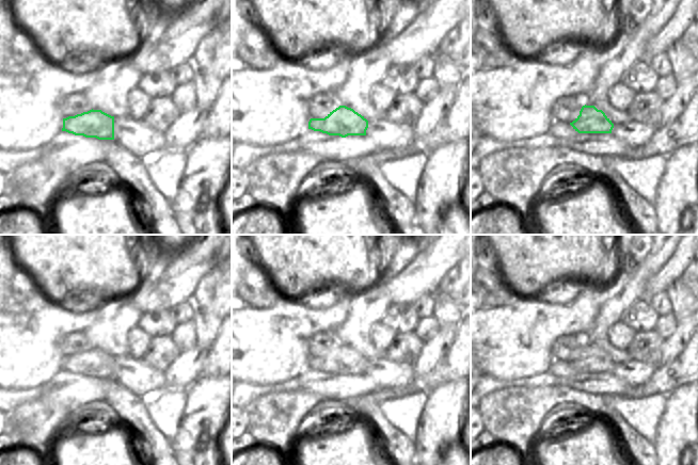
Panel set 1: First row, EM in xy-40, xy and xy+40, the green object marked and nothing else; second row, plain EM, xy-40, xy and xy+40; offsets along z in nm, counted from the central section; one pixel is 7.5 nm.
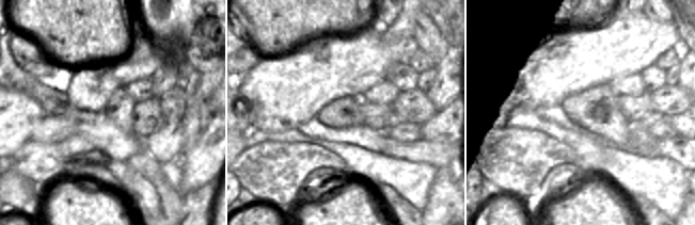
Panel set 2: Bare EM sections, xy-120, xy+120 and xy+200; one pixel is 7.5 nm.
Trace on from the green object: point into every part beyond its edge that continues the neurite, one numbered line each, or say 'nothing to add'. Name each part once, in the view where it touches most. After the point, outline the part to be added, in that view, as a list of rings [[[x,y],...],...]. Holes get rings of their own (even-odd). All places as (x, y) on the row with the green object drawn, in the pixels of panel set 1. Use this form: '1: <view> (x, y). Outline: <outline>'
1: xy+40 (602, 102). Outline: [[[602,82],[597,87],[597,92],[599,96],[594,100],[594,107],[598,110],[602,110],[607,118],[614,124],[614,125],[621,125],[623,123],[628,123],[631,121],[631,117],[626,112],[621,112],[617,110],[608,100],[607,94],[609,92],[609,87],[607,84]]]

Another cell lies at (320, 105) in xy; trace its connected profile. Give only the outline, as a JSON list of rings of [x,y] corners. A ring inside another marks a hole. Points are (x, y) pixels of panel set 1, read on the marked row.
[[[318,93],[308,102],[311,118],[324,118],[340,105],[334,93]]]

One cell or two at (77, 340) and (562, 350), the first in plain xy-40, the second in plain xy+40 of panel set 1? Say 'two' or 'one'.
one

